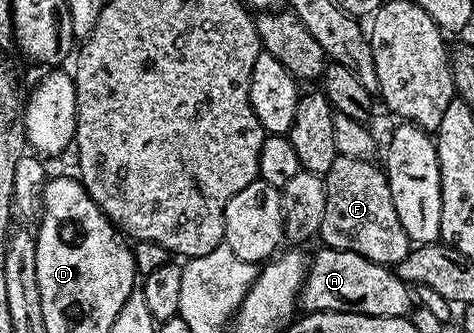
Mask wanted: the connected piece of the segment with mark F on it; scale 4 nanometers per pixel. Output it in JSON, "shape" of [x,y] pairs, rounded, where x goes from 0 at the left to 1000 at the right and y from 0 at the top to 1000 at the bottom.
{"shape":[[[713,465],[681,535],[688,634],[671,712],[690,745],[747,754],[821,802],[857,778],[865,727],[848,670],[840,670],[840,634],[831,634],[831,598],[823,598],[819,529],[808,514],[783,483]]]}

